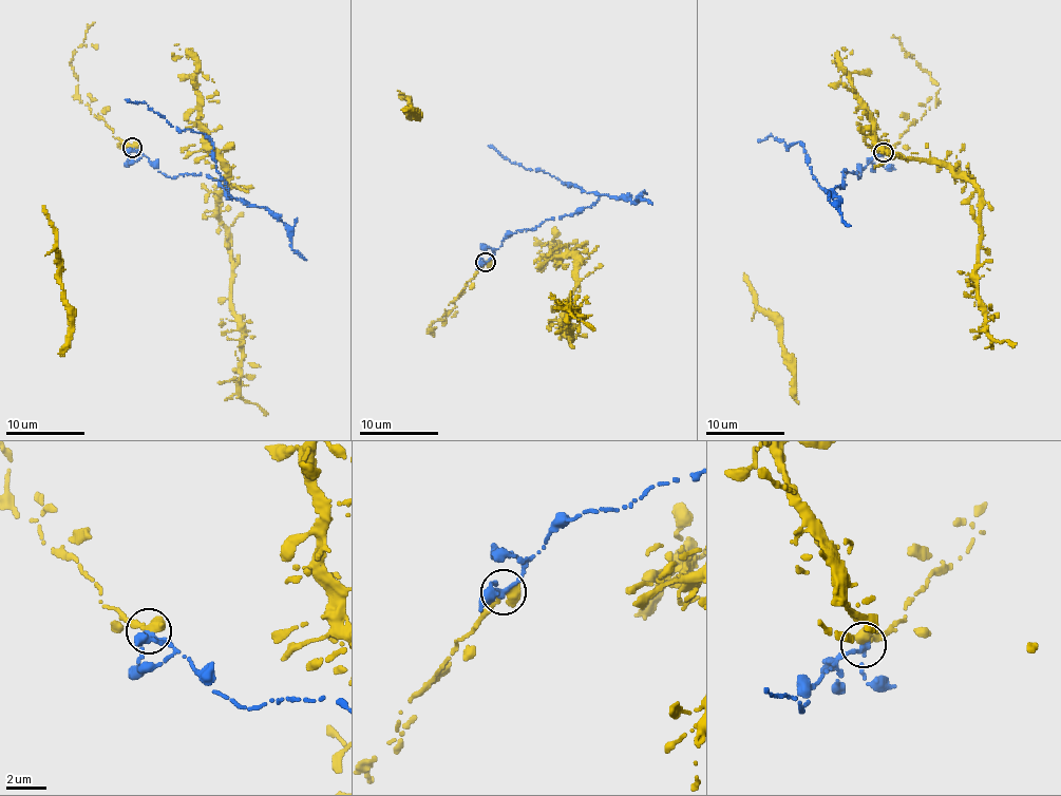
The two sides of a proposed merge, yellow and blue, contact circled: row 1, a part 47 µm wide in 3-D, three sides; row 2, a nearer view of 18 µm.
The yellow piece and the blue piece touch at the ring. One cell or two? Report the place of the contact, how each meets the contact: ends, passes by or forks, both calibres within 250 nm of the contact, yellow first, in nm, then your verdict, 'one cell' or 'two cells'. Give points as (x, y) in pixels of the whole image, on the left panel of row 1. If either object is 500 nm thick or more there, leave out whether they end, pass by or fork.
(132, 148) | 550/220 nm | one cell

